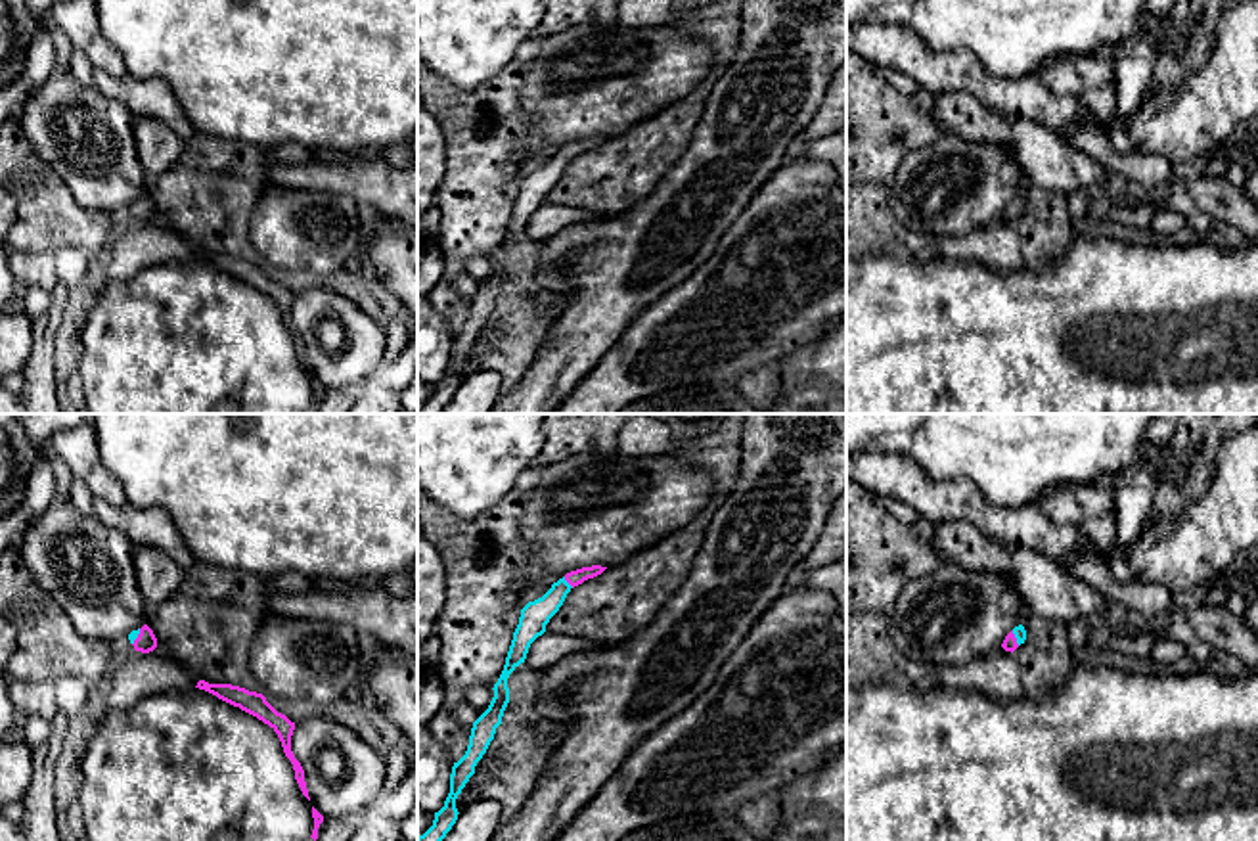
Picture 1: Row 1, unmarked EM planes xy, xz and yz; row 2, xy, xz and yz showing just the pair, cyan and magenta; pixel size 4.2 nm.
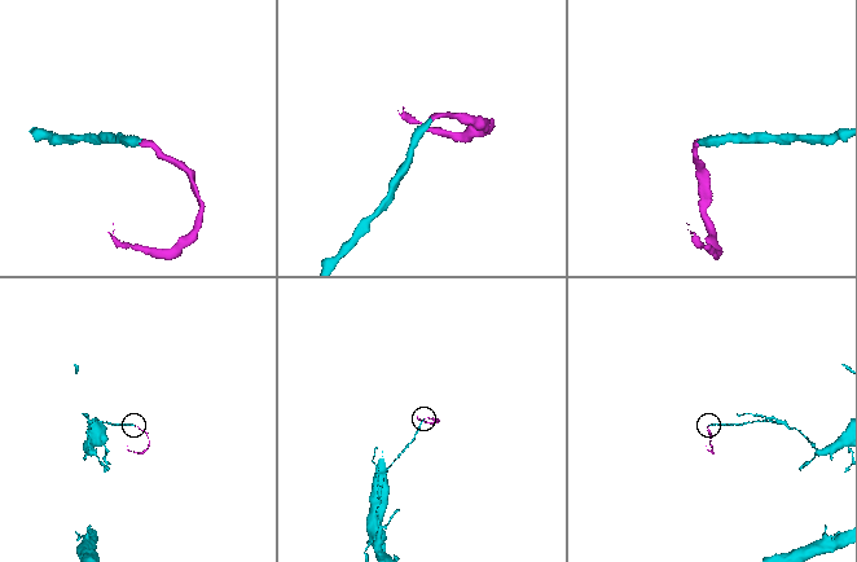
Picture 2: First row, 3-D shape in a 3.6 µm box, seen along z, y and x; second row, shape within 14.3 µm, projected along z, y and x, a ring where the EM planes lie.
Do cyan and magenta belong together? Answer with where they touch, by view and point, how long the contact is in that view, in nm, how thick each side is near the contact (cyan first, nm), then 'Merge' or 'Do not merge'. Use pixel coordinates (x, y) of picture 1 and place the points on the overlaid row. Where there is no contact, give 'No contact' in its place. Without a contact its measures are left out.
Touches cyan at xz (567, 583). Shared border 60 nm. Thickness 120 nm (cyan) against 70 nm. Merge

